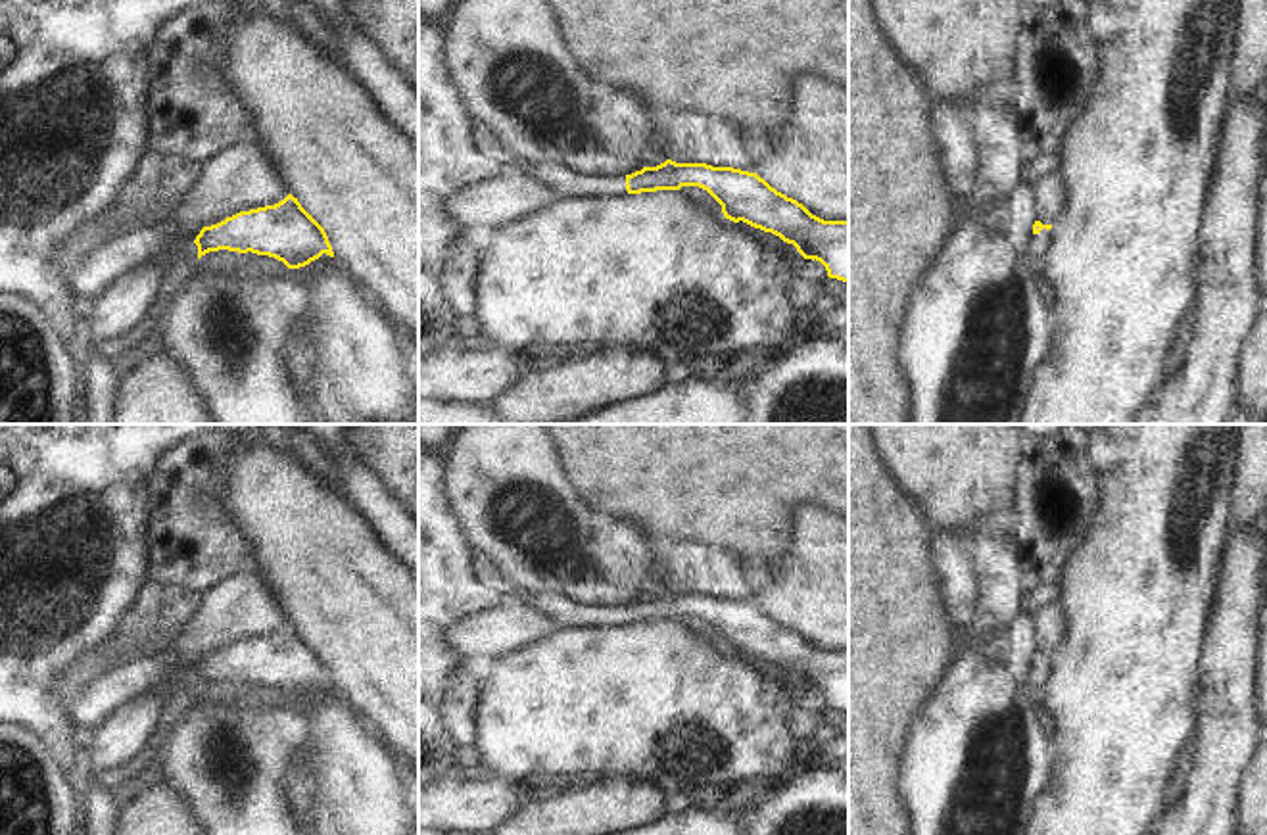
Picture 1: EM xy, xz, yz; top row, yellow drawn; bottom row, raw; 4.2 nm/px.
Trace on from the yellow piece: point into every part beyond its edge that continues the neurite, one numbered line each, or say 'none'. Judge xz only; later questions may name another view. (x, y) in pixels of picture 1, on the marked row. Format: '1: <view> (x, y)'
1: xz (561, 177)

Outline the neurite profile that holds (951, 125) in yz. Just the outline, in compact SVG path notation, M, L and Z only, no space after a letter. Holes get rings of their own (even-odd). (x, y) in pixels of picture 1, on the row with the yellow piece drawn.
M929 96L927 111L939 171L952 198L968 198L979 165L968 104Z

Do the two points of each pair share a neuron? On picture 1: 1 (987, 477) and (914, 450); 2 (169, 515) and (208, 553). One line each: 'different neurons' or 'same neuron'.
1: same neuron
2: same neuron

